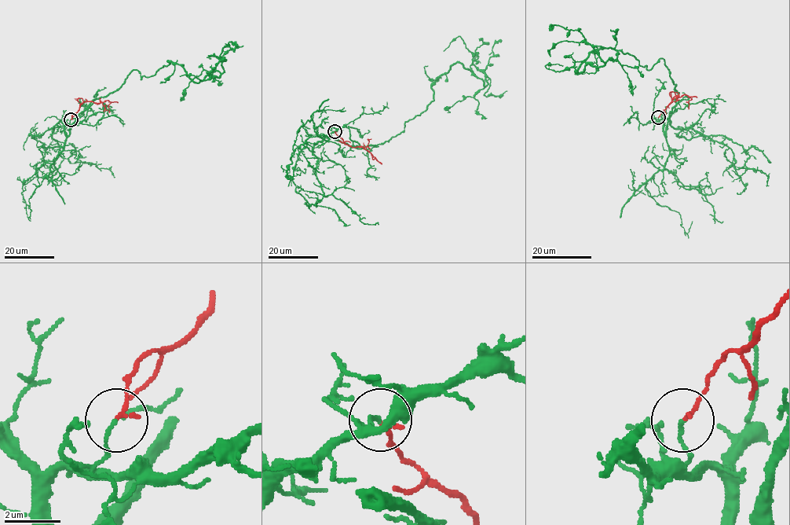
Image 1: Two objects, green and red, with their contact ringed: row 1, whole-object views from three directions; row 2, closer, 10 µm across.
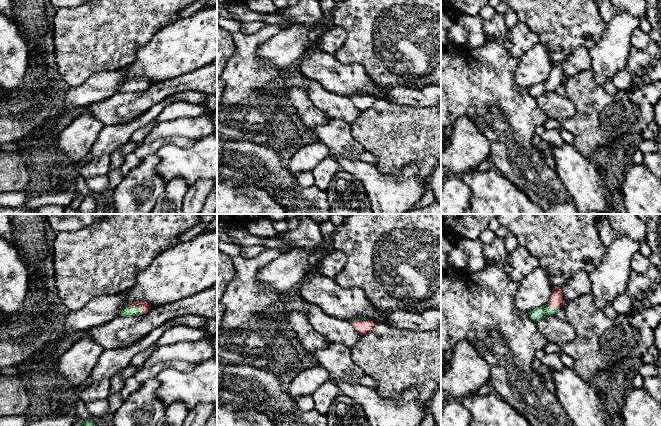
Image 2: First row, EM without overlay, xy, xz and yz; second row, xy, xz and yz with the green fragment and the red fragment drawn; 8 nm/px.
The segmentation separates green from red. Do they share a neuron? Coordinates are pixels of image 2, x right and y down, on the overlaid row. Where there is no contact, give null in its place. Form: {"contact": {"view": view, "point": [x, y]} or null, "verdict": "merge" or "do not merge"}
{"contact": {"view": "xy", "point": [137, 305]}, "verdict": "do not merge"}

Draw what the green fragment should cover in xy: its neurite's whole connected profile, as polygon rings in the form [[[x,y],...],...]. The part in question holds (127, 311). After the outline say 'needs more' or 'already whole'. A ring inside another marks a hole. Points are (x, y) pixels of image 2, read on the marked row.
[[[126,304],[126,306],[123,308],[120,316],[122,317],[131,317],[131,316],[138,316],[138,315],[142,315],[142,309],[139,306],[139,304],[137,304],[136,307],[132,308],[129,306],[129,304]]]; already whole

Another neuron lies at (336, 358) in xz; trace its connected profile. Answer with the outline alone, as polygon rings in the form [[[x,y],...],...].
[[[329,343],[314,353],[319,365],[324,367],[332,379],[348,384],[359,384],[364,372],[354,363],[351,348],[341,343]]]

